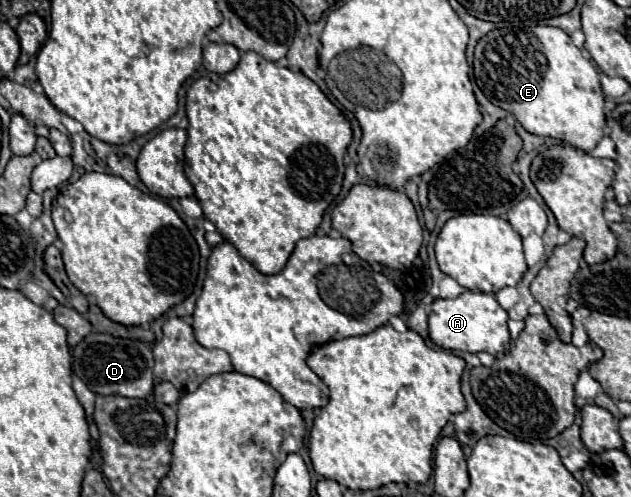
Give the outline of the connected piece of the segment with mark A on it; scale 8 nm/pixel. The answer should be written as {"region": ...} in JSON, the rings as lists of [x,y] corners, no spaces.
{"region":[[[466,290],[458,298],[442,300],[436,298],[430,306],[428,314],[428,332],[430,340],[446,350],[464,350],[464,352],[488,352],[492,356],[502,354],[510,348],[510,332],[508,332],[508,314],[492,294]]]}

